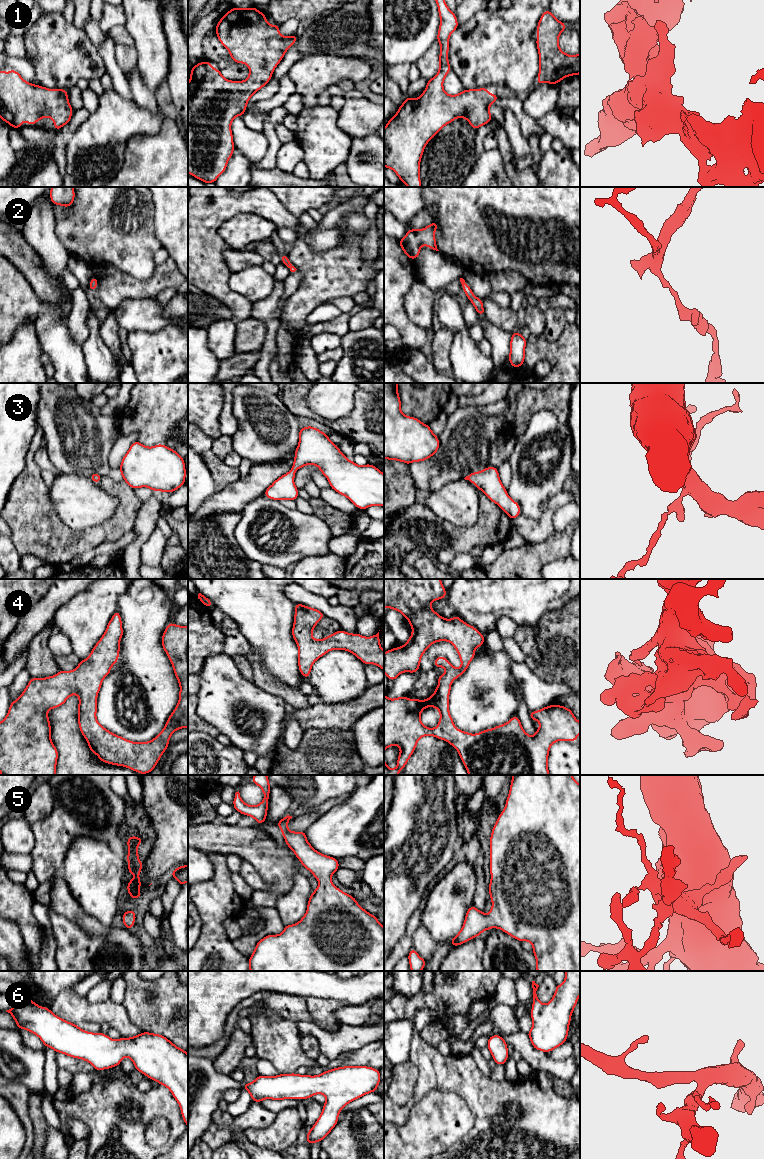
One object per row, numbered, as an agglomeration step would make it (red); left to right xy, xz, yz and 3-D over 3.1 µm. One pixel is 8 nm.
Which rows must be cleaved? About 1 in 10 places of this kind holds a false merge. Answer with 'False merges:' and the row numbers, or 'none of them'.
False merges: none of them

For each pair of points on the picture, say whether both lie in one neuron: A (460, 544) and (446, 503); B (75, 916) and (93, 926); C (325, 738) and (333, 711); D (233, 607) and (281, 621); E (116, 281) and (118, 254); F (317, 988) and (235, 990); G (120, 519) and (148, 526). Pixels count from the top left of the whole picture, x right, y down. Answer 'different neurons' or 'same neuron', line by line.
A: different neurons
B: same neuron
C: different neurons
D: same neuron
E: different neurons
F: same neuron
G: different neurons

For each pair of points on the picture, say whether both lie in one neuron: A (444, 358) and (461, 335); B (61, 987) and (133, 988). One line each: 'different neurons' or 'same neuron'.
A: different neurons
B: different neurons

